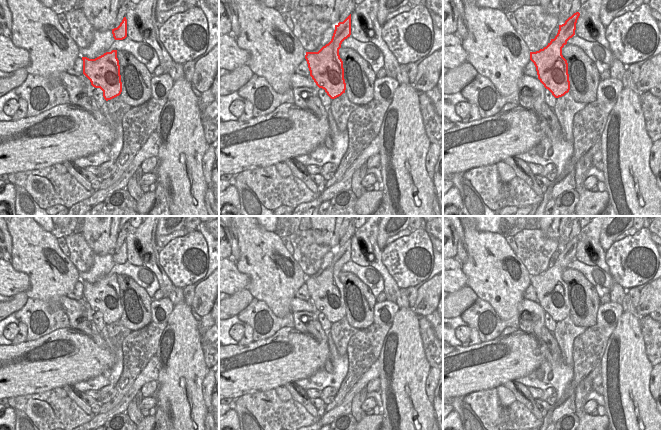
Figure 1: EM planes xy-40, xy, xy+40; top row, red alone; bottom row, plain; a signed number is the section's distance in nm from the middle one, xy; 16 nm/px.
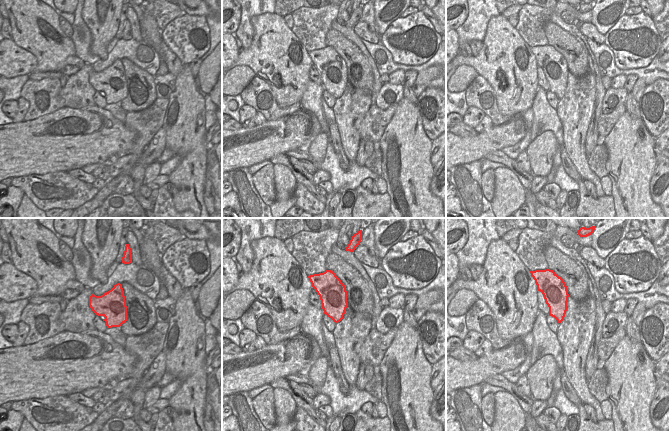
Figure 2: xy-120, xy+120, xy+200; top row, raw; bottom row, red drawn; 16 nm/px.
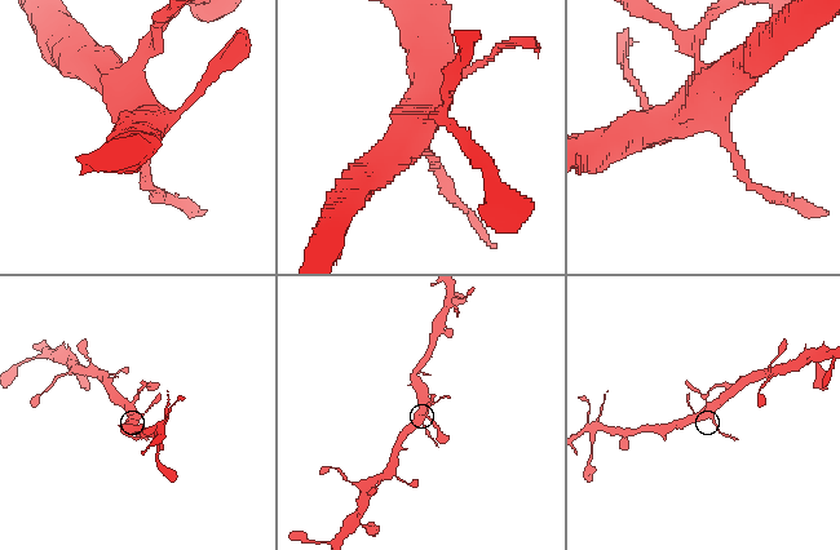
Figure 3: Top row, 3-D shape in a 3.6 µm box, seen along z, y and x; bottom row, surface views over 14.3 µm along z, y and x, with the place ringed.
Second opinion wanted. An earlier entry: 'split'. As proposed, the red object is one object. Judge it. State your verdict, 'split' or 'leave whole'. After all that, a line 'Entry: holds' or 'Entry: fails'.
leave whole
Entry: fails

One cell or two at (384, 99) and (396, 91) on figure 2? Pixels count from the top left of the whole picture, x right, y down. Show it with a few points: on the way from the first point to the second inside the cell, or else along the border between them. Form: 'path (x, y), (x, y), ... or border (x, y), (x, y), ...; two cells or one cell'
path (387, 96), (393, 93); one cell

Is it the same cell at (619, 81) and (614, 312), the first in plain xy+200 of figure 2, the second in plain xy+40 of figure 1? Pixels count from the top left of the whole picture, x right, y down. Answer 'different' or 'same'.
different

